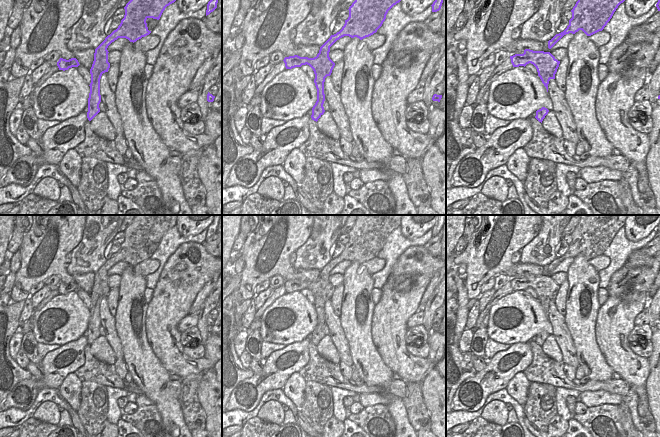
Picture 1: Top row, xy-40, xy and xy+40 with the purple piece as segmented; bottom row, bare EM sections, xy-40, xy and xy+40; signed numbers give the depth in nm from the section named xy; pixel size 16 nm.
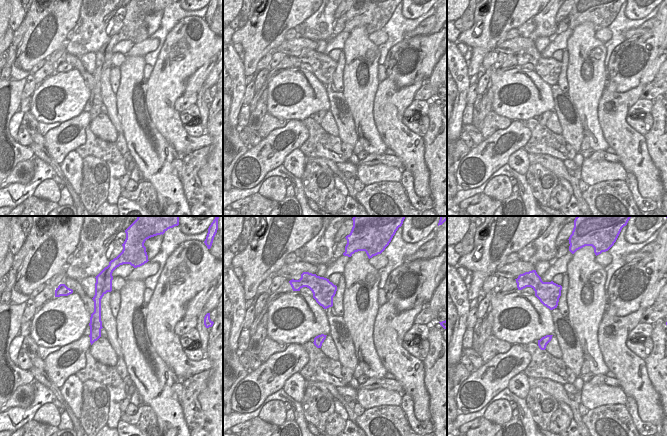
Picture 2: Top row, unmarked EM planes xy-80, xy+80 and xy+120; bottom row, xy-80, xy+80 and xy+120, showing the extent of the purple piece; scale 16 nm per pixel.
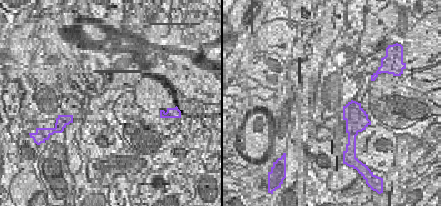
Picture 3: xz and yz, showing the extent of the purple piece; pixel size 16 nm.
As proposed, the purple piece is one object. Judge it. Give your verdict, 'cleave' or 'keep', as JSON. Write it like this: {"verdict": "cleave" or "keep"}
{"verdict": "cleave"}

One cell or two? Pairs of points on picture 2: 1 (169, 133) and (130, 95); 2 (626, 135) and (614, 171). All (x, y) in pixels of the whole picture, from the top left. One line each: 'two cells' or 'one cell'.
1: two cells
2: two cells

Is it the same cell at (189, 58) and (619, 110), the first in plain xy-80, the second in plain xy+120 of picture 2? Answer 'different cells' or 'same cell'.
same cell

